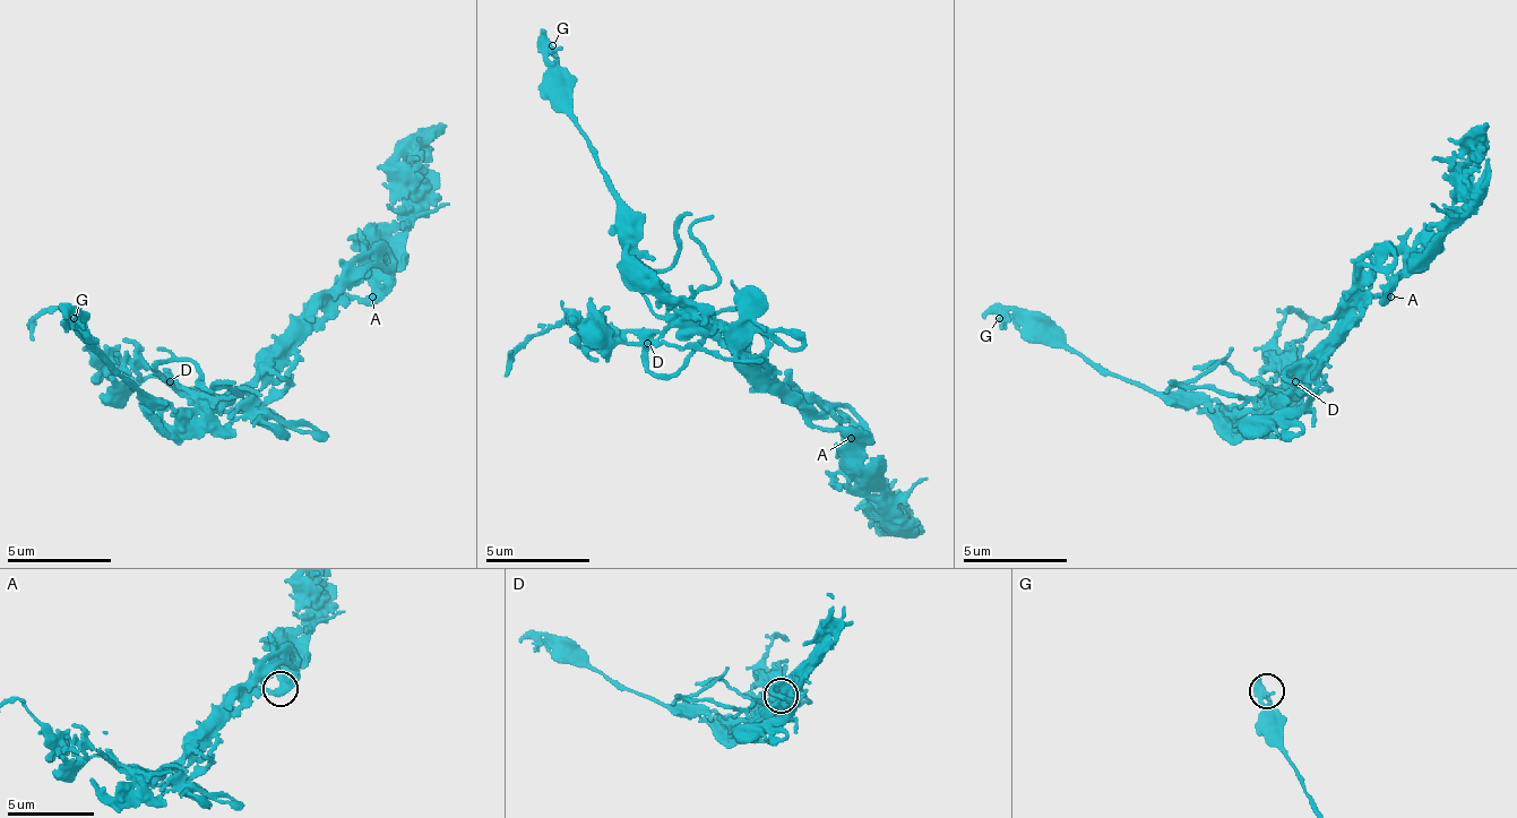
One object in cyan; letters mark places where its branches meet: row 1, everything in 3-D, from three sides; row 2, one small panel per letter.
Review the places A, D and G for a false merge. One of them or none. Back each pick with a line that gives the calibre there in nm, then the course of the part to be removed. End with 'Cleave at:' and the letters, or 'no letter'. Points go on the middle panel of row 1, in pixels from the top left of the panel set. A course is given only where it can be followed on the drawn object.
Cleave at: no letter

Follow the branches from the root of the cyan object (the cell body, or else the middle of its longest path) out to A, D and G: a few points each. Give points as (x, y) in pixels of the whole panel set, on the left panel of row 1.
A: (241, 386), (247, 386), (336, 296), (372, 296)
D: (241, 386), (221, 396), (189, 396), (169, 380)
G: (241, 386), (236, 390), (226, 390), (205, 412), (173, 412), (131, 386), (95, 349), (95, 338), (74, 318)

